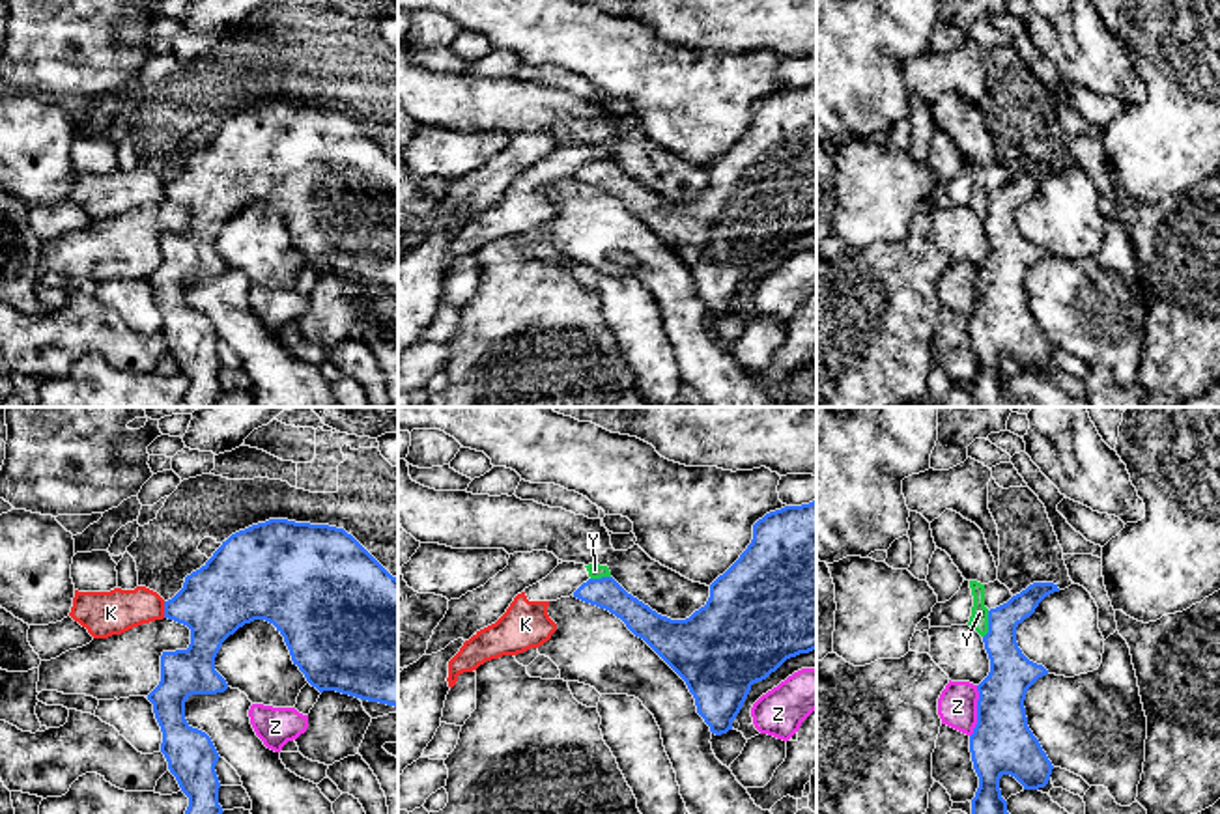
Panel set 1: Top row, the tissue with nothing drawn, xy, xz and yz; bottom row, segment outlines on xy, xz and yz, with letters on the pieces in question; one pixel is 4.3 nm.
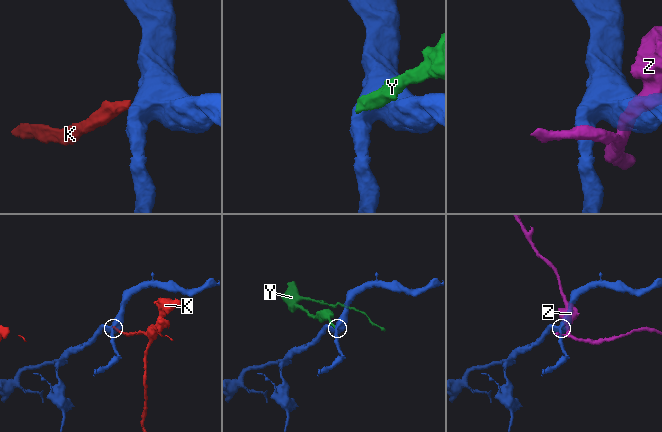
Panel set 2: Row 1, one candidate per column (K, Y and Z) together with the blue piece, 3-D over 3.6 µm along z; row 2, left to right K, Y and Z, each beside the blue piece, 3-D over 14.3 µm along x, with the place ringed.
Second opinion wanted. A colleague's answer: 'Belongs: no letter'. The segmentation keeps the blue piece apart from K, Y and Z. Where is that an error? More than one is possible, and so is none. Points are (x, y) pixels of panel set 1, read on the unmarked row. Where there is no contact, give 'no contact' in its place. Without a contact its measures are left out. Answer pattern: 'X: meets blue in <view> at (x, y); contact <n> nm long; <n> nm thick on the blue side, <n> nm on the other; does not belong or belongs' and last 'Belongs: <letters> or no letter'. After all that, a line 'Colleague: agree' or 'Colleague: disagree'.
K: meets blue in xy at (165, 191); contact 70 nm long; 320 nm thick on the blue side, 190 nm on the other; does not belong
Y: meets blue in yz at (989, 206); contact 120 nm long; 190 nm thick on the blue side, 80 nm on the other; does not belong
Z: meets blue in yz at (978, 294); contact 220 nm long; 280 nm thick on the blue side, 180 nm on the other; does not belong
Belongs: no letter
Colleague: agree

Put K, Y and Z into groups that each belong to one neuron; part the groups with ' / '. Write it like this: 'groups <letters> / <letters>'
groups K Y / Z

